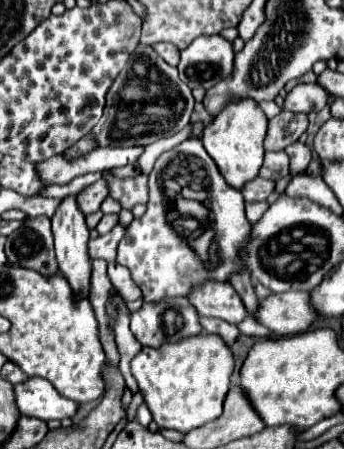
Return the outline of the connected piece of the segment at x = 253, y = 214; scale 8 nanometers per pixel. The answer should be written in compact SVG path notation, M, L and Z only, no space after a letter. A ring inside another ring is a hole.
M245 203L245 213L249 223L255 223L255 219L259 219L259 215L263 215L267 207L269 207L267 203Z

